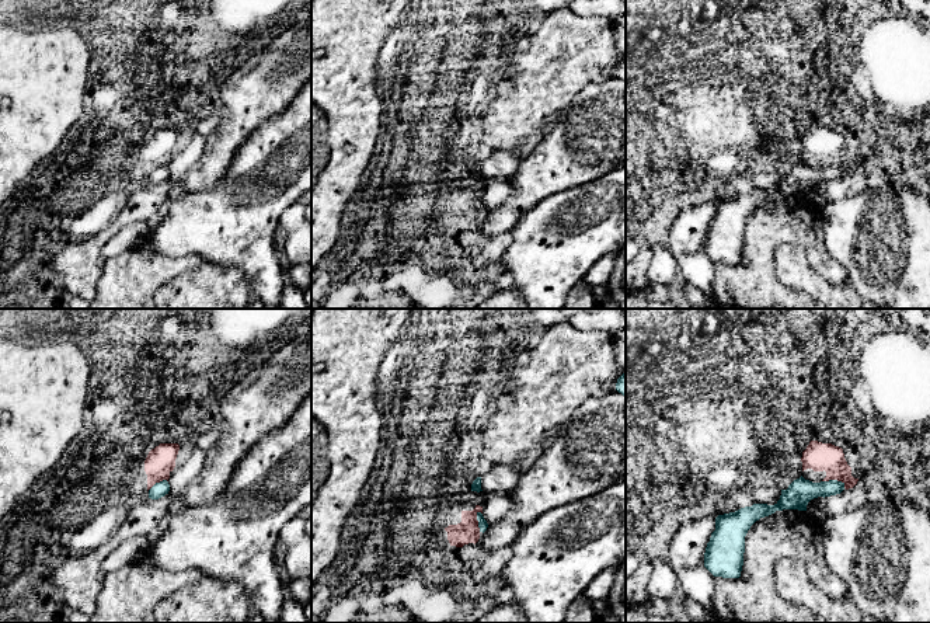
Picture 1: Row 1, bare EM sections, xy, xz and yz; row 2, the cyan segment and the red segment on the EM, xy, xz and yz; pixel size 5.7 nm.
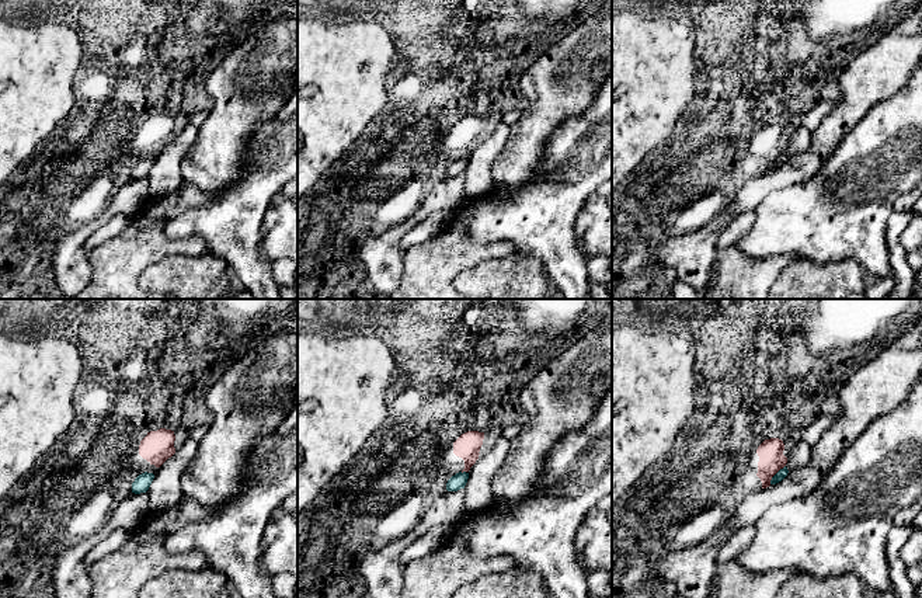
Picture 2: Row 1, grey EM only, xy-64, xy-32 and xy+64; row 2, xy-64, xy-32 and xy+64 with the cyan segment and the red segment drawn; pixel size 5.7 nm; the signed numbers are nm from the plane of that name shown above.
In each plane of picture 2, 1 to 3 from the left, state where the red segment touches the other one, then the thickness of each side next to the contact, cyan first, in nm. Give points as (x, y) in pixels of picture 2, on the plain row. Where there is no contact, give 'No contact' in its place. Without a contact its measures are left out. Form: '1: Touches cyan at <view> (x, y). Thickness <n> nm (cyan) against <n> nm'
1: No contact
2: Touches cyan at xy-32 (460, 157). Thickness 90 nm (cyan) against 150 nm
3: Touches cyan at xy+64 (775, 160). Thickness 60 nm (cyan) against 140 nm

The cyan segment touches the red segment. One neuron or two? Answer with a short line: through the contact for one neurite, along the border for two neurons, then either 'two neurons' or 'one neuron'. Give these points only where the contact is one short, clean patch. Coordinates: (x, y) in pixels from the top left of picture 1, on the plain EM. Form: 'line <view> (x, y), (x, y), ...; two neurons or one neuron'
line yz (822, 166), (839, 166), (845, 173); two neurons

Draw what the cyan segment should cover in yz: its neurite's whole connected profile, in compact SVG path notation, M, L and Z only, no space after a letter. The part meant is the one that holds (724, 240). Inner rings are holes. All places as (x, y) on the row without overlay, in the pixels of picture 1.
M801 161L787 175L781 175L780 185L774 191L753 189L735 198L718 201L715 216L706 233L704 253L714 262L739 264L743 251L745 222L756 206L783 195L807 196L811 185L836 181L843 175L844 168L842 167L812 168Z

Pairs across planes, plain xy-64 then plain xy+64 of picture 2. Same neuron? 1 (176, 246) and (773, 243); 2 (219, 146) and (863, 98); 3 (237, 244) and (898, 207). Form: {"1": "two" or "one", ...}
{"1": "two", "2": "one", "3": "two"}

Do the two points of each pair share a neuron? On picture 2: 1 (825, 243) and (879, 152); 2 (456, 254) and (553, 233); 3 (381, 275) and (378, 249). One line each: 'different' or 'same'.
1: same
2: different
3: same

